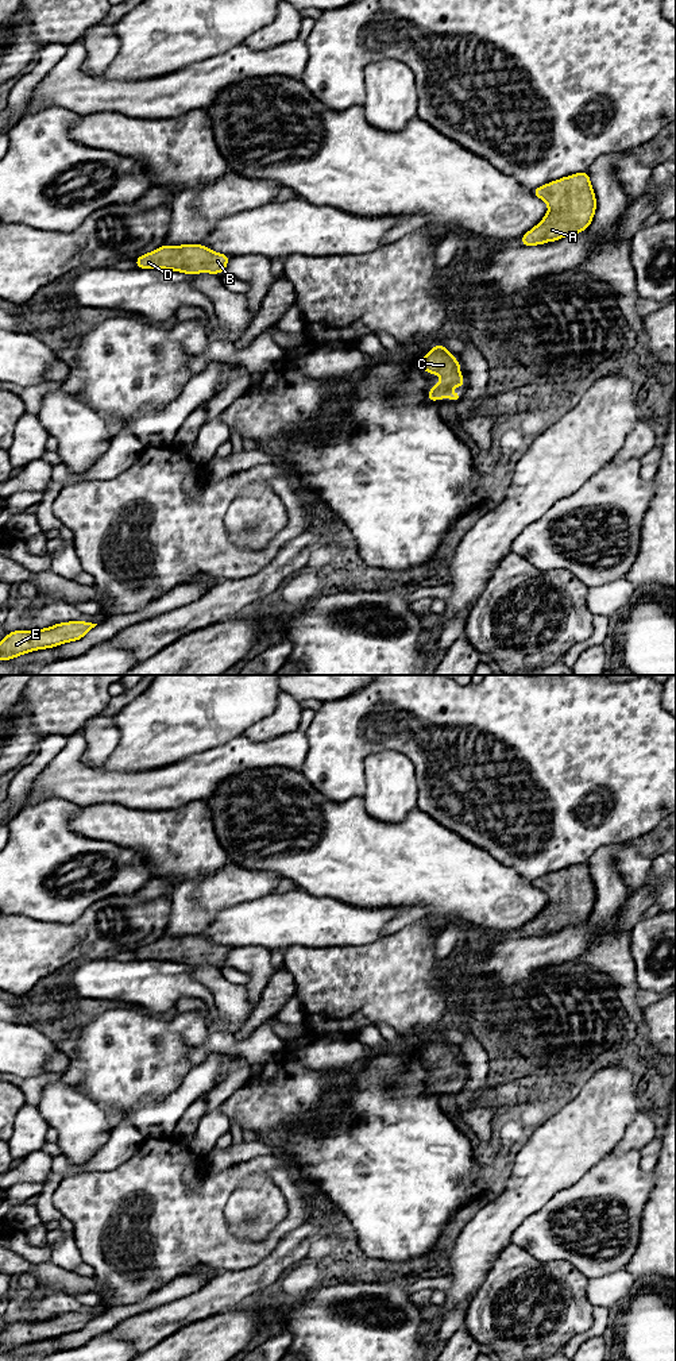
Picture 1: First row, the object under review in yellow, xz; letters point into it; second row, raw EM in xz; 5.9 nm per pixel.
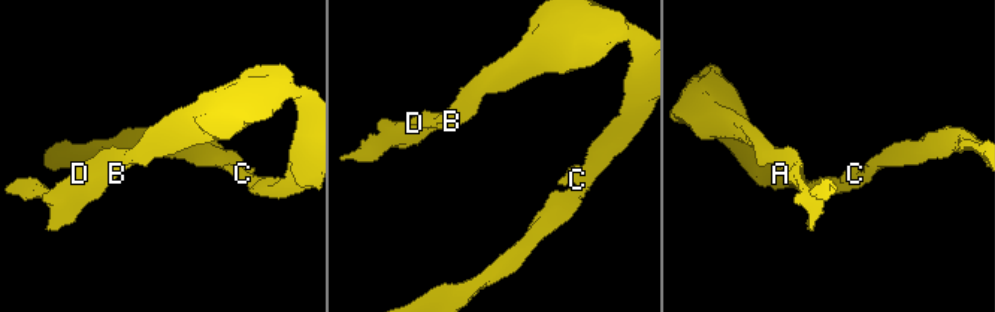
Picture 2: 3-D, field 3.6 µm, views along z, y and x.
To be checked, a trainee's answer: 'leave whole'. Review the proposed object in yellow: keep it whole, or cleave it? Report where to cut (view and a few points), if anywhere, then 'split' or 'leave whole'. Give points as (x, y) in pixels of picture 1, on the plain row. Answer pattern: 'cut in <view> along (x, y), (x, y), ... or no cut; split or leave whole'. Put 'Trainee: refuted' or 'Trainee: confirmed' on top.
Trainee: confirmed
no cut; leave whole

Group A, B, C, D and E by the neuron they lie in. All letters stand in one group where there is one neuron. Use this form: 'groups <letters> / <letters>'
groups A B C D E

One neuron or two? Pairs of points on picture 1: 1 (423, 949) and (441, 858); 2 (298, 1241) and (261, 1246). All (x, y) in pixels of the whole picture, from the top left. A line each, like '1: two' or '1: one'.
1: two
2: two

